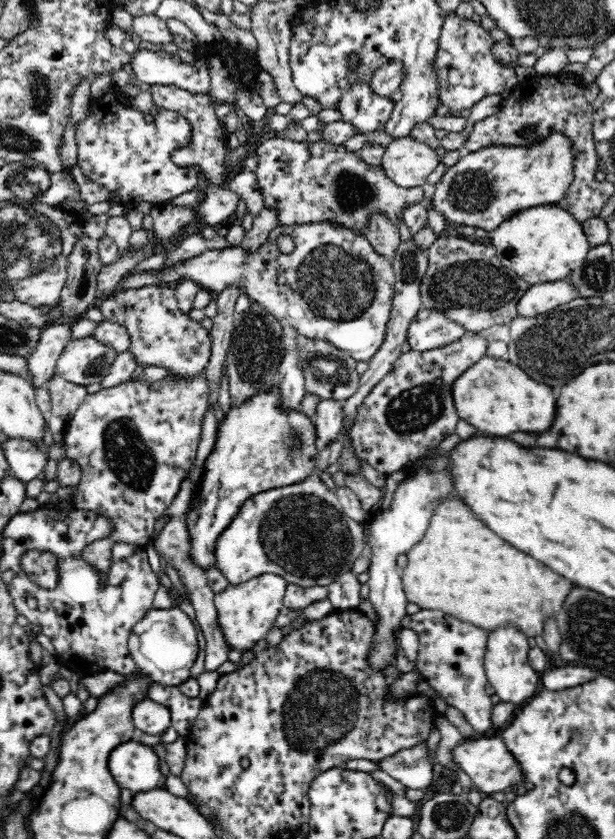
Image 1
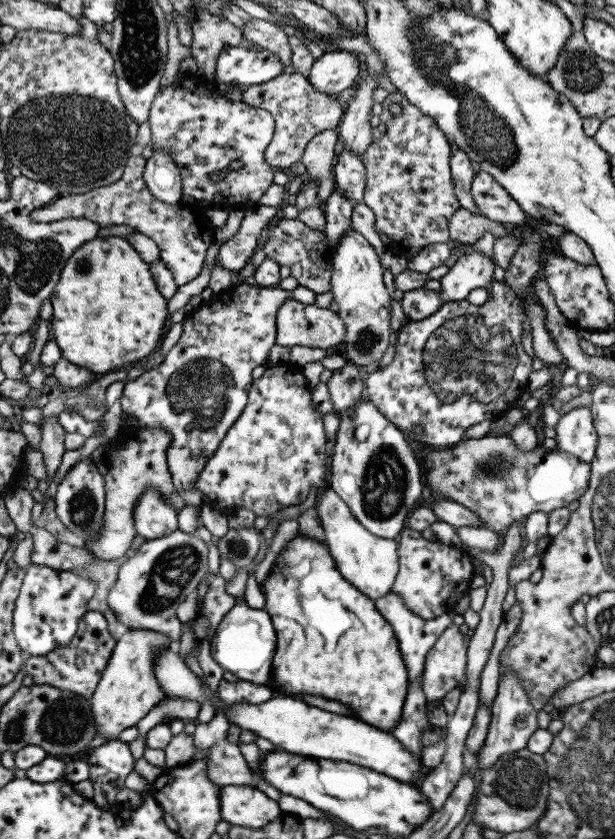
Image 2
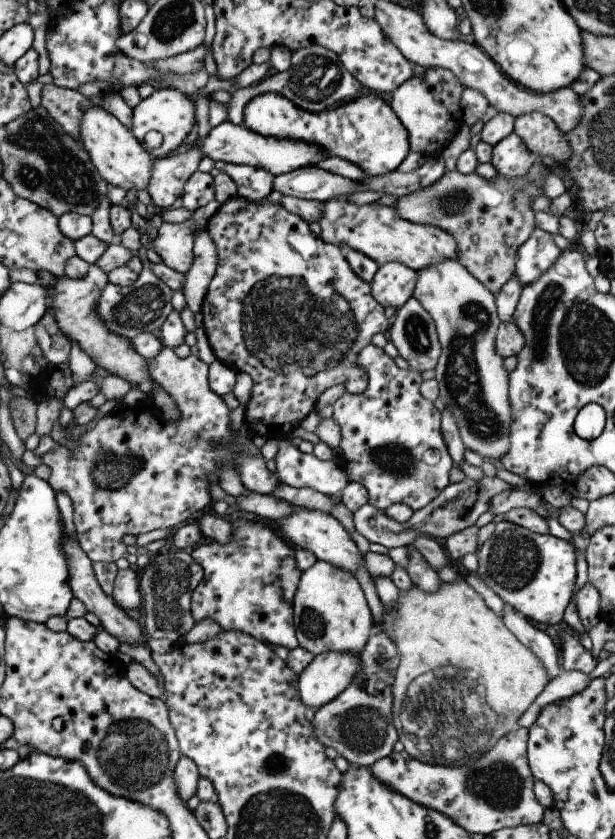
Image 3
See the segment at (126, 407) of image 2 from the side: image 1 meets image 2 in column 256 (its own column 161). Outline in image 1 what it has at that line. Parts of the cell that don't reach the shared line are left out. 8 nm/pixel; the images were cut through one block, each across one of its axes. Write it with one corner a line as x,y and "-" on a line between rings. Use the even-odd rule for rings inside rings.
162,286
137,288
104,298
94,306
102,312
104,321
122,324
128,329
132,339
129,351
138,363
144,366
164,366
168,368
169,375
179,378
205,372
211,354
211,338
200,322
181,312
175,290

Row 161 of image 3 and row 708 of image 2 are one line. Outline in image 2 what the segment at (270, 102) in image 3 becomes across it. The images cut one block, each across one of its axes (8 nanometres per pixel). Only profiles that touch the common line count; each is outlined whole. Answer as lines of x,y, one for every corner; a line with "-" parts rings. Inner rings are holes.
297,531
276,556
259,591
264,597
263,610
269,615
276,634
271,686
283,694
307,694
339,702
351,712
351,717
391,732
402,719
401,710
408,688
407,670
397,648
397,639
391,625
375,610
373,600
339,574
324,542

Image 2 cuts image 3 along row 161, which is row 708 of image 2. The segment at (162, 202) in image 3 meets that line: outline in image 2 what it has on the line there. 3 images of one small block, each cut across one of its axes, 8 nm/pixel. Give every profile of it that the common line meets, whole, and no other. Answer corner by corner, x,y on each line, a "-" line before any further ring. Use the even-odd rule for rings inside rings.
167,696
163,698
151,710
138,720
135,727
138,735
145,740
145,733
159,723
170,723
172,720
195,721
199,712
199,704
193,700
181,700
177,696

